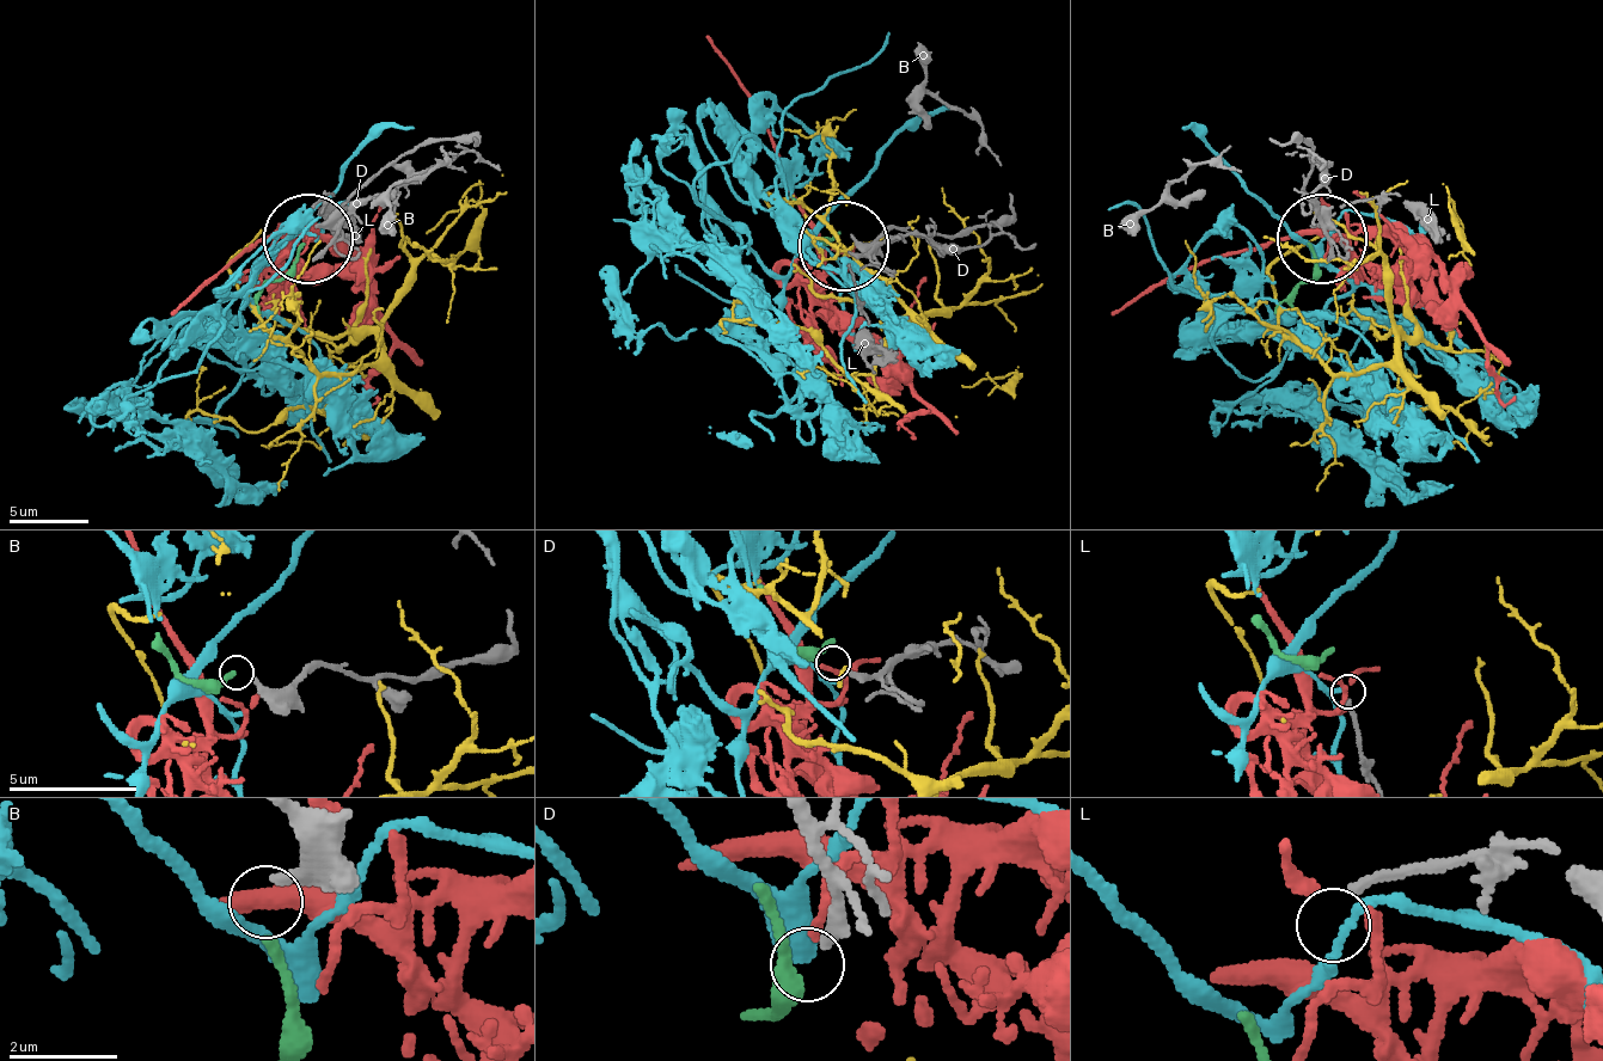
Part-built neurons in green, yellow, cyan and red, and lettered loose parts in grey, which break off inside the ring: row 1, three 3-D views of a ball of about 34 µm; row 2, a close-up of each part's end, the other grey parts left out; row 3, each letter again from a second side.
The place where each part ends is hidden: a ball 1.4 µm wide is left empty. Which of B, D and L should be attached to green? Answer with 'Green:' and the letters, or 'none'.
Green: B

